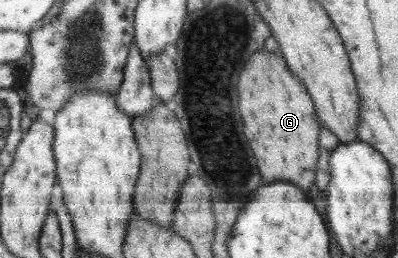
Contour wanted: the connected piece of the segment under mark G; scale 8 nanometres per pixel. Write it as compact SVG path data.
M261 48L251 56L247 69L243 69L239 97L243 97L247 139L255 157L259 157L259 165L263 165L263 179L291 179L291 182L309 191L313 185L313 169L319 158L317 137L321 120L302 78L289 68L284 57Z

